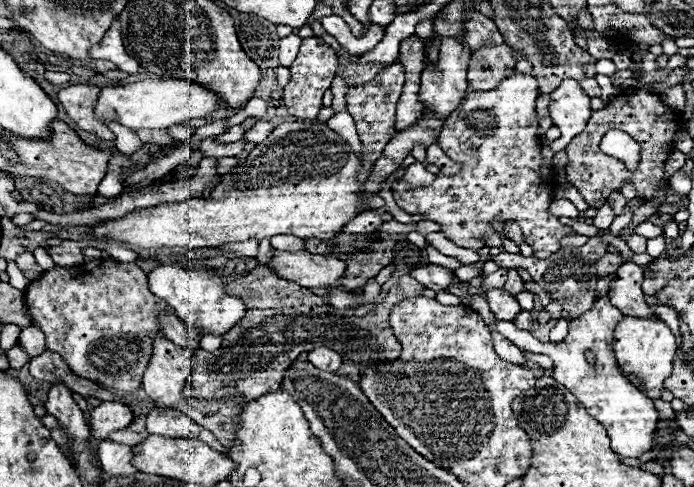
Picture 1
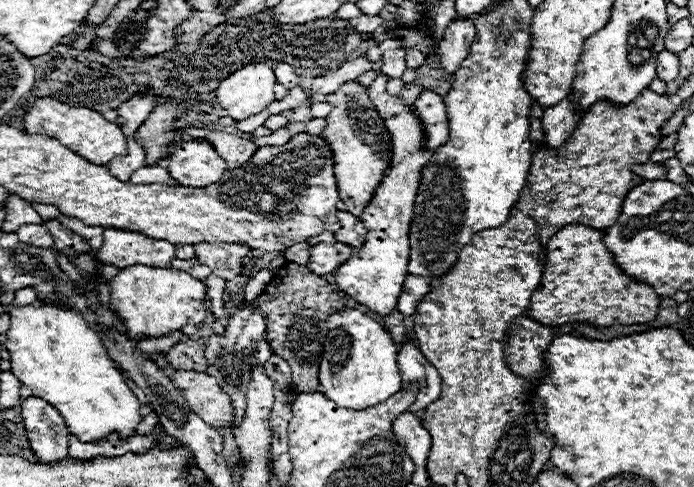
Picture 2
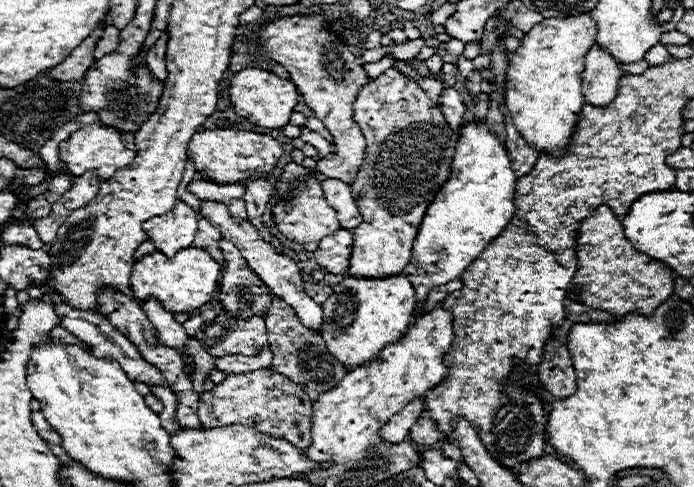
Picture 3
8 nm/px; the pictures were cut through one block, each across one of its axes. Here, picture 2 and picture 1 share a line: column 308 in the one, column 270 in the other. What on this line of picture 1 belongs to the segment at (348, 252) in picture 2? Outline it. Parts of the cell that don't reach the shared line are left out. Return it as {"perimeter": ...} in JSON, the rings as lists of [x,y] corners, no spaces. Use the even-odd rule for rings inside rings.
{"perimeter":[[[272,250],[272,260],[266,264],[278,276],[284,276],[290,282],[298,282],[306,288],[334,288],[346,272],[346,264],[338,258],[300,252]]]}

